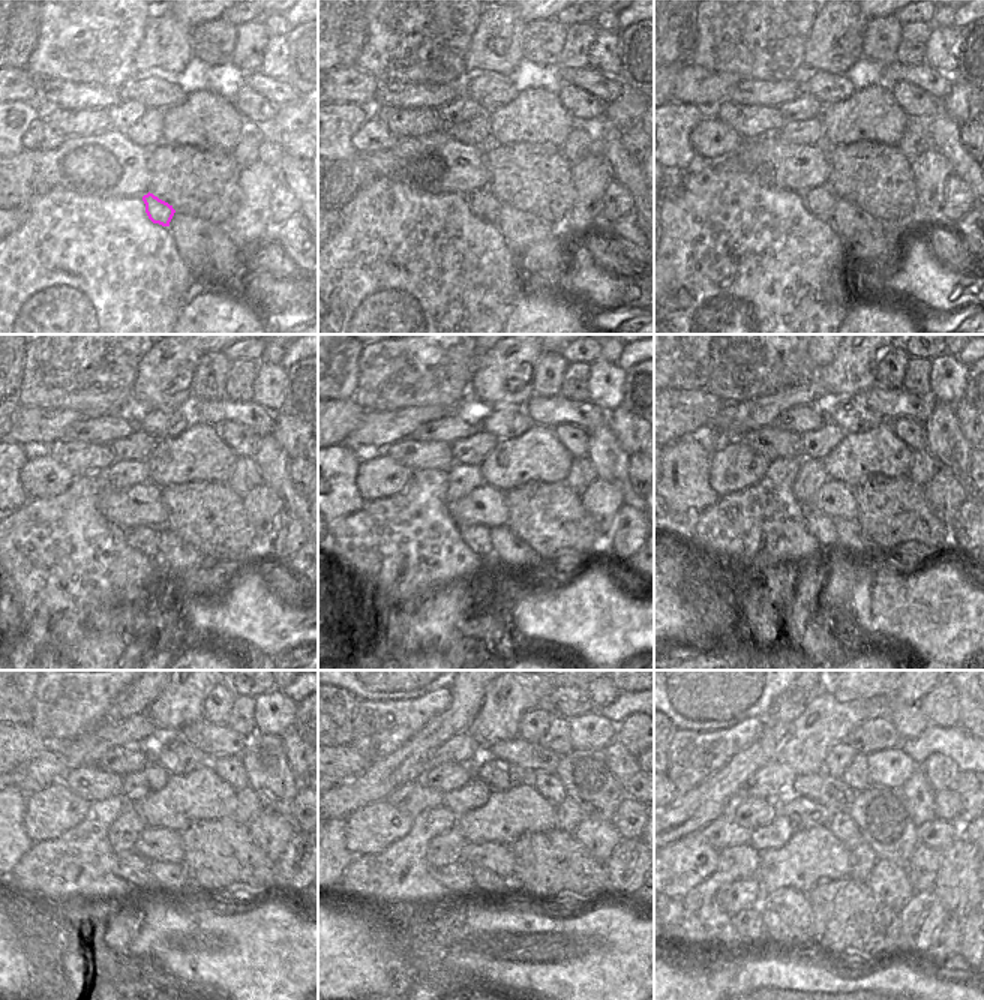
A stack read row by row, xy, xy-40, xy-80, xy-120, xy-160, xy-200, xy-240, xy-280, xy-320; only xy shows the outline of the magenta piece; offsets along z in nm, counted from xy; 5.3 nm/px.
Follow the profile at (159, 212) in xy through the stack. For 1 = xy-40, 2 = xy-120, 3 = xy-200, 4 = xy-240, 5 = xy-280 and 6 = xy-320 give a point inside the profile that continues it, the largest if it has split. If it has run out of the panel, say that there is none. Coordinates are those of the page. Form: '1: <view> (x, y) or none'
1: xy-40 (483, 204)
2: xy-120 (144, 538)
3: xy-200 (819, 528)
4: xy-240 (135, 868)
5: xy-280 (450, 846)
6: xy-320 (812, 855)

